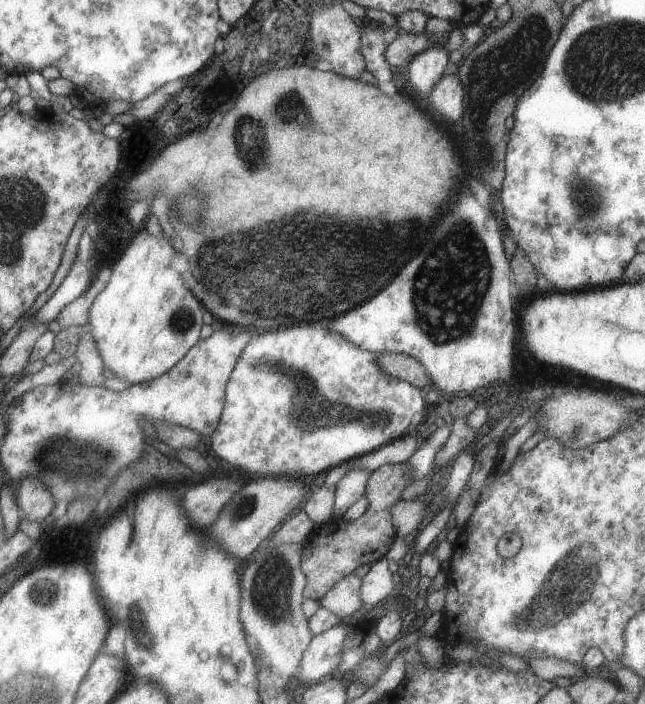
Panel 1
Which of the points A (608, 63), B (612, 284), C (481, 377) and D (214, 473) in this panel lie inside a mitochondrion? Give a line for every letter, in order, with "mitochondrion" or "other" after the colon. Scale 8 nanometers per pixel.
A: mitochondrion
B: other
C: other
D: other

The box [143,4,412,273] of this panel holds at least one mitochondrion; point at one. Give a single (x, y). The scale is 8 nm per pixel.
(250, 144)

